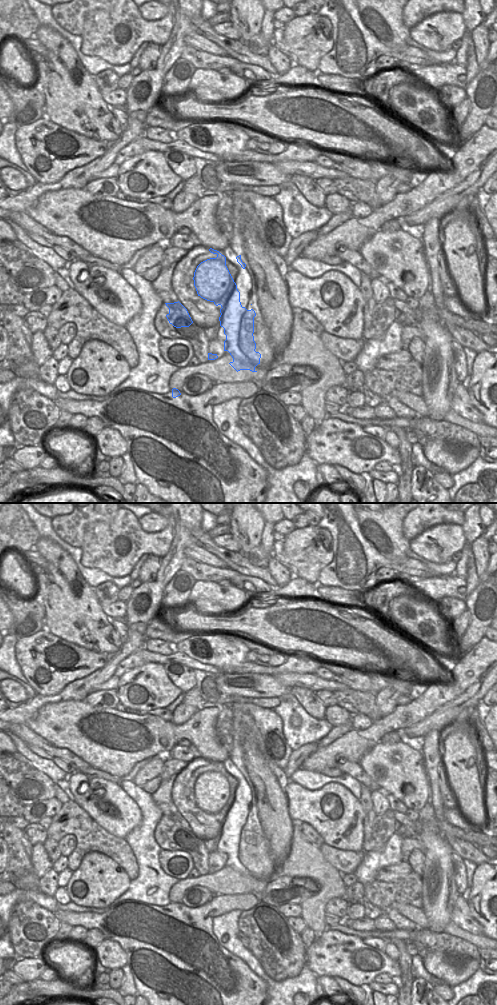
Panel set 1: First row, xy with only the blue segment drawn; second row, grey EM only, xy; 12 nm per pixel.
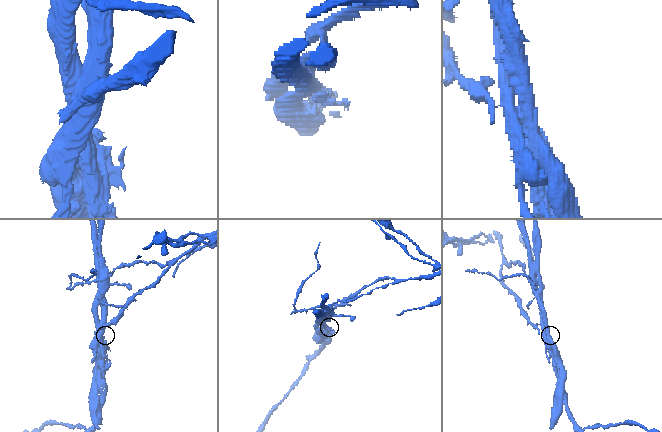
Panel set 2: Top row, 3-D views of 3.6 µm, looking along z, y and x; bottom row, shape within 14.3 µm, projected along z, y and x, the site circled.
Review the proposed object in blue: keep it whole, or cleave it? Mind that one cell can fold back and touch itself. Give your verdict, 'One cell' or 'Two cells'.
Two cells

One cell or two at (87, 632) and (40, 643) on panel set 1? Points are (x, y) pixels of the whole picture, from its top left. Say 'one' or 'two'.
two

